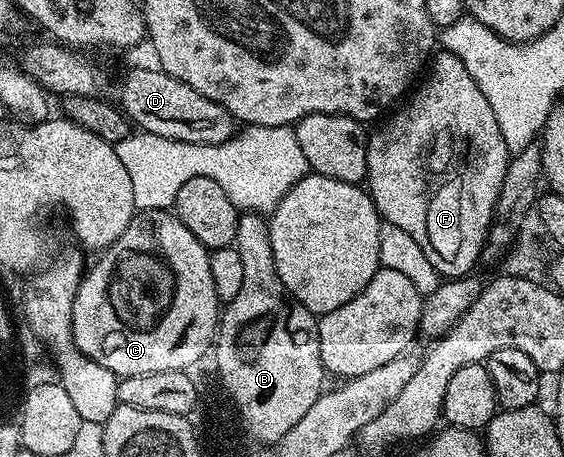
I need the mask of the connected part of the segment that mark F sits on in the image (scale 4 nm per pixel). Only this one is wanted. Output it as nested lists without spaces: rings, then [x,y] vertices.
[[[442,50],[433,57],[429,68],[425,73],[425,76],[427,75],[426,81],[422,85],[419,83],[409,93],[405,103],[385,117],[385,120],[387,119],[386,124],[379,123],[377,125],[379,128],[375,132],[369,133],[366,142],[365,183],[368,185],[368,191],[374,200],[374,205],[378,208],[379,217],[385,223],[400,226],[400,230],[406,231],[415,240],[416,246],[420,246],[424,250],[424,255],[427,256],[428,262],[432,262],[432,266],[438,271],[439,277],[461,278],[471,275],[475,271],[474,263],[480,258],[483,259],[484,249],[490,235],[490,226],[496,219],[494,207],[498,201],[500,186],[504,182],[504,174],[512,153],[504,146],[504,134],[500,134],[500,126],[496,126],[496,114],[492,114],[492,106],[488,106],[488,98],[484,98],[484,94],[480,94],[480,86],[476,86],[472,74],[468,74],[468,70],[464,67],[464,62],[460,62],[460,58],[456,58],[456,54]]]

